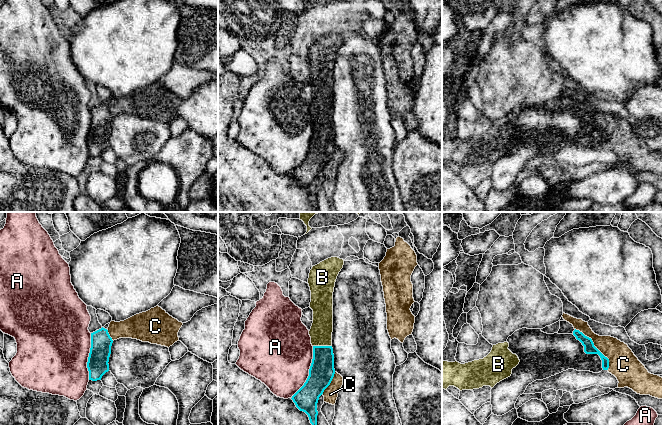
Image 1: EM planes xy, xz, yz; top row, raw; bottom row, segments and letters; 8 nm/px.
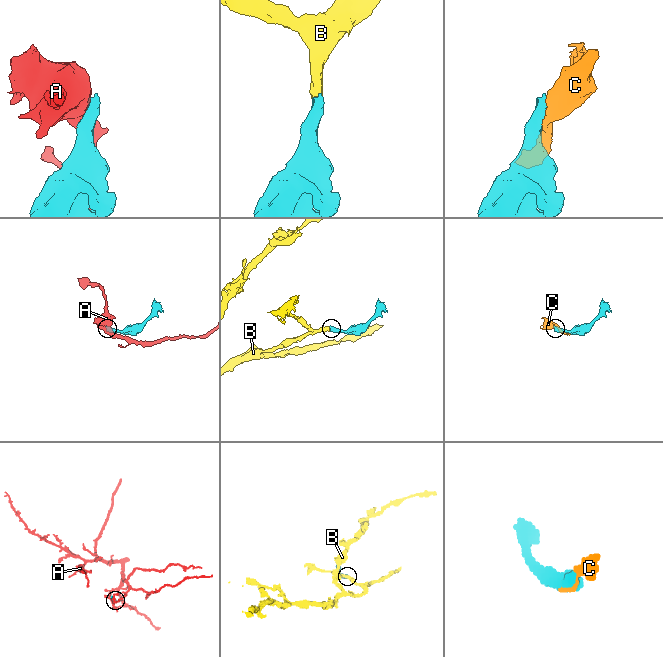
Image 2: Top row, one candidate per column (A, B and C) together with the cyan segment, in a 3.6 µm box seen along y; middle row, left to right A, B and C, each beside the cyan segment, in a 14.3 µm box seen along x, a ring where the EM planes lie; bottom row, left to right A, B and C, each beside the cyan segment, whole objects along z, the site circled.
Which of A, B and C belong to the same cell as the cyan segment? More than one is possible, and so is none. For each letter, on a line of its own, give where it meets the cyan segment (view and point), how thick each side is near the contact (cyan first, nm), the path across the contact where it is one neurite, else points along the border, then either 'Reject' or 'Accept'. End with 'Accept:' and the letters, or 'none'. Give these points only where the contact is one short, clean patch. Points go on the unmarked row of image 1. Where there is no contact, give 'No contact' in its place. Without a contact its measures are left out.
A: Touches cyan at xz (309, 148). Thickness 200 nm (cyan) against 480 nm. Reject
B: Touches cyan at xz (322, 122). Thickness 200 nm (cyan) against 180 nm. Path across: xz (321, 148), (322, 122), (321, 106). Accept
C: Touches cyan at yz (594, 122). Thickness 90 nm (cyan) against 200 nm. Reject
Accept: B

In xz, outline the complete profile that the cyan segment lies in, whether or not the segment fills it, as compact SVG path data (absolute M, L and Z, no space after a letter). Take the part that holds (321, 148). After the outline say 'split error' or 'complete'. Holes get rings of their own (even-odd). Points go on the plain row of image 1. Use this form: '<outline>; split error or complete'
M328 34L313 42L308 54L311 67L309 83L313 86L313 99L309 107L313 135L306 158L291 175L300 187L308 191L316 212L317 179L335 150L332 124L333 68L343 41L343 35Z; split error

